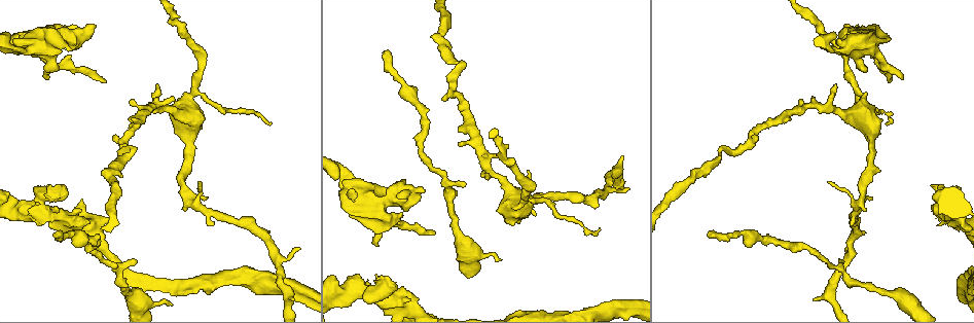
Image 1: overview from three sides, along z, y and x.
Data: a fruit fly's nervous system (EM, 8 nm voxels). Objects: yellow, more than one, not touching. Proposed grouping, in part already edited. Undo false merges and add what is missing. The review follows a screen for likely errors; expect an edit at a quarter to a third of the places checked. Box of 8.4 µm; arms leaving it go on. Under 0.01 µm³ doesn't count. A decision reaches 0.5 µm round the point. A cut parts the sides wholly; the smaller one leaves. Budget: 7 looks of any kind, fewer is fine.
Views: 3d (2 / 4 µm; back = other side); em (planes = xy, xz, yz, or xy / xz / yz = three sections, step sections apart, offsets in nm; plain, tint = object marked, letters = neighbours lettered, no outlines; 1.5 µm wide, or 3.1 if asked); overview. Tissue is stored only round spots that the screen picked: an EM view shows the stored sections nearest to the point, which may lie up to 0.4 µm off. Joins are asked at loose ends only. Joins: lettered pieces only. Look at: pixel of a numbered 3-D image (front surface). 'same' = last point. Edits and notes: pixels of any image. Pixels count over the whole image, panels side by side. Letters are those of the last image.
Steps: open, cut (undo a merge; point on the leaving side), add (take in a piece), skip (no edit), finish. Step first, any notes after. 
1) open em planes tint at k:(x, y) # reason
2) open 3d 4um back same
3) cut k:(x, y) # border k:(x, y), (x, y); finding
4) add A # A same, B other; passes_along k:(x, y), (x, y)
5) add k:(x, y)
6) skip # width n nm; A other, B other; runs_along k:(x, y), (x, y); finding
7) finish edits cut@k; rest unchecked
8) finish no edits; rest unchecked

open 3d 2um at 1:(425, 189) # branch stops here

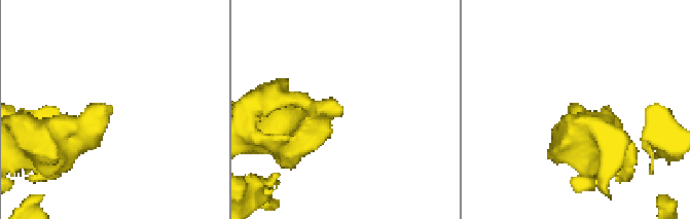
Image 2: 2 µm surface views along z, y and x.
open em xz step 8 tint at 2:(578, 104)

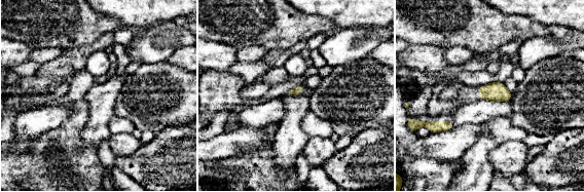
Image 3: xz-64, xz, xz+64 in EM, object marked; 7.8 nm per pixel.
open em planes letters same # cut it another way

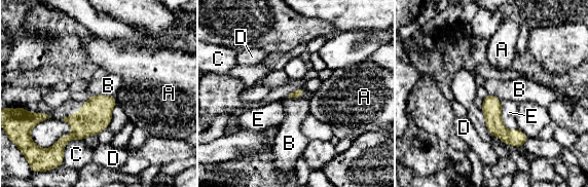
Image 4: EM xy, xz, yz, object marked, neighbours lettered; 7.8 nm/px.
skip # A other, B other, C other, D other, E other; runs_along 4:(489, 98), (493, 122), (519, 144); none of them fits

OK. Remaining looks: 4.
open em yz step 8 tint at 1:(185, 114) # a fork

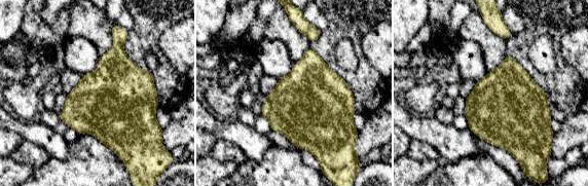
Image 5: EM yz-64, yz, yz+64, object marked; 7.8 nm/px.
open em planes letters same

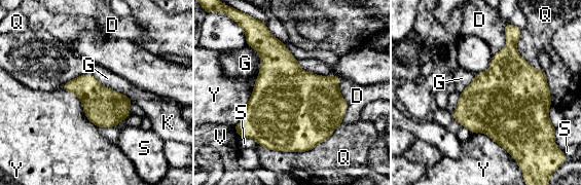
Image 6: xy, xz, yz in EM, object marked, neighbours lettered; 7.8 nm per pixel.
skip # longest_contact Q 700 nm; D other, G other, K other, Q other, S other, V other, Y other; one cell here

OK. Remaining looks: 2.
open em xz step 8 tint at 1:(889, 82) # free end

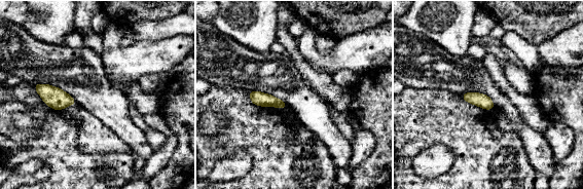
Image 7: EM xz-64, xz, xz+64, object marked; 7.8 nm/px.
open em xz step 8 letters same # see the neighbours

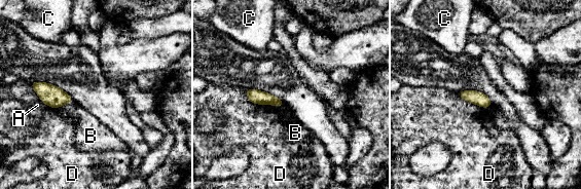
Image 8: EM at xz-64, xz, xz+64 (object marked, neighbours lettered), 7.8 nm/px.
skip # longest_contact D 320 nm; A other, B other, C other, D other; border 8:(245, 89), (253, 103), (281, 107); no lettered piece goes on from it

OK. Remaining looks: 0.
finish no edits; rest unchecked

